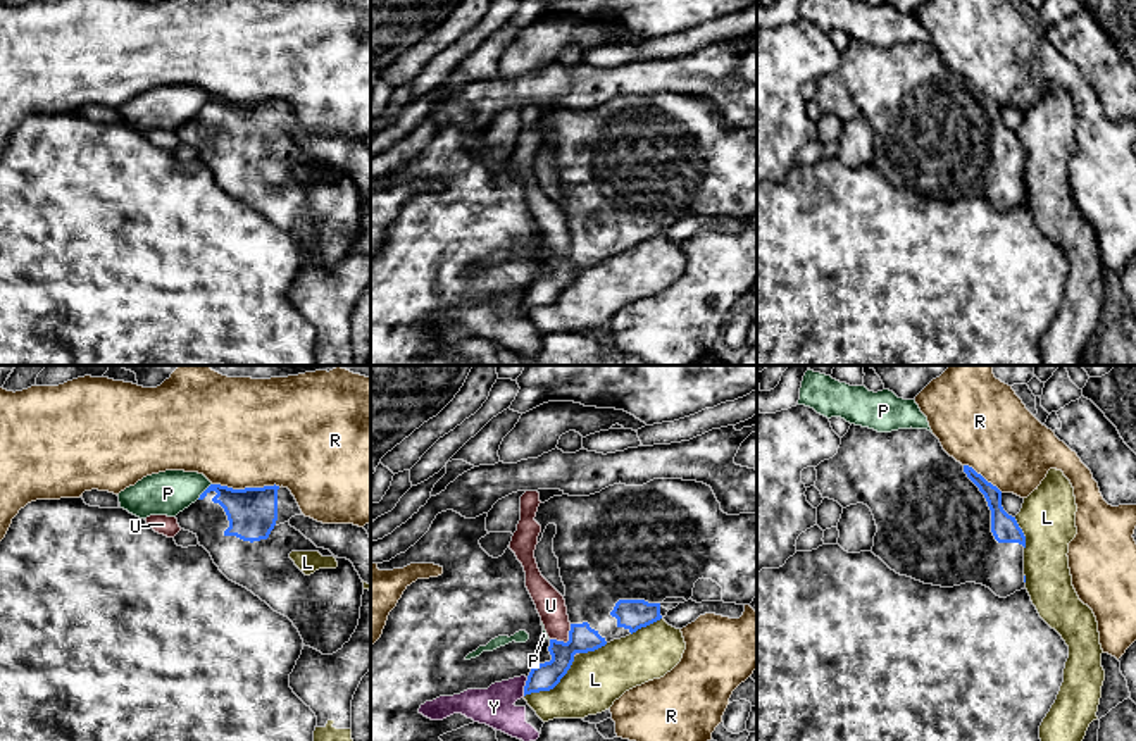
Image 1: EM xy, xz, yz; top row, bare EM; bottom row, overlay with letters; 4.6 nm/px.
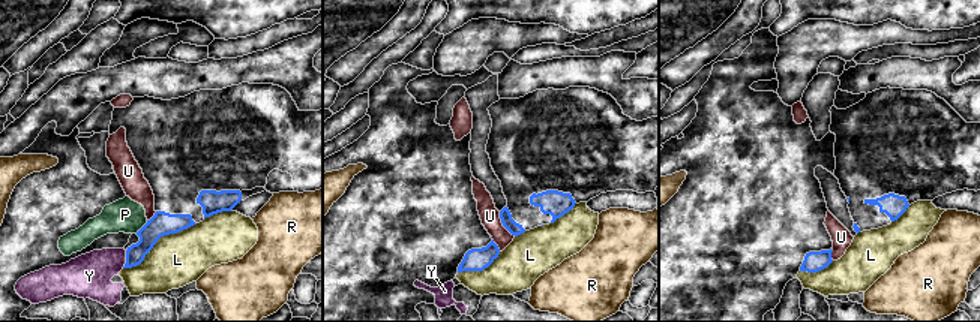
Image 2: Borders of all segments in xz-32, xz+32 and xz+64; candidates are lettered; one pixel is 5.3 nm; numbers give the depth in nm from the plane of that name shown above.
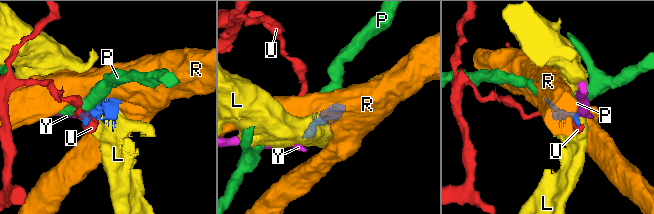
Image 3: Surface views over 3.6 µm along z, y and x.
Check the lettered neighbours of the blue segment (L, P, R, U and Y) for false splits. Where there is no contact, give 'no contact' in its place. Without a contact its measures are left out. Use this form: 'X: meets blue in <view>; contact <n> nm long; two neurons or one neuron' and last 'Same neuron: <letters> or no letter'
L: meets blue in xz; contact 300 nm long; two neurons
P: meets blue in xy; contact 100 nm long; two neurons
R: meets blue in xy; contact 320 nm long; two neurons
U: meets blue in xz; contact 130 nm long; two neurons
Y: meets blue in xz; contact 90 nm long; two neurons
Same neuron: no letter

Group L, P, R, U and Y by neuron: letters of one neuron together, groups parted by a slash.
L / P / R / U / Y

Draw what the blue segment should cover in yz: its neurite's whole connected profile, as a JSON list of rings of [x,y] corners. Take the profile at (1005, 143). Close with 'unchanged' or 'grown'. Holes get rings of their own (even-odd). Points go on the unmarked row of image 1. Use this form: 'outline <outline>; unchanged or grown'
outline [[[852,38],[838,67],[817,81],[815,102],[843,122],[864,117],[877,146],[872,167],[891,184],[924,198],[976,196],[1007,212],[1026,202],[1026,150],[1002,121],[1002,105],[972,81],[950,71],[927,43],[877,47]]]; grown

